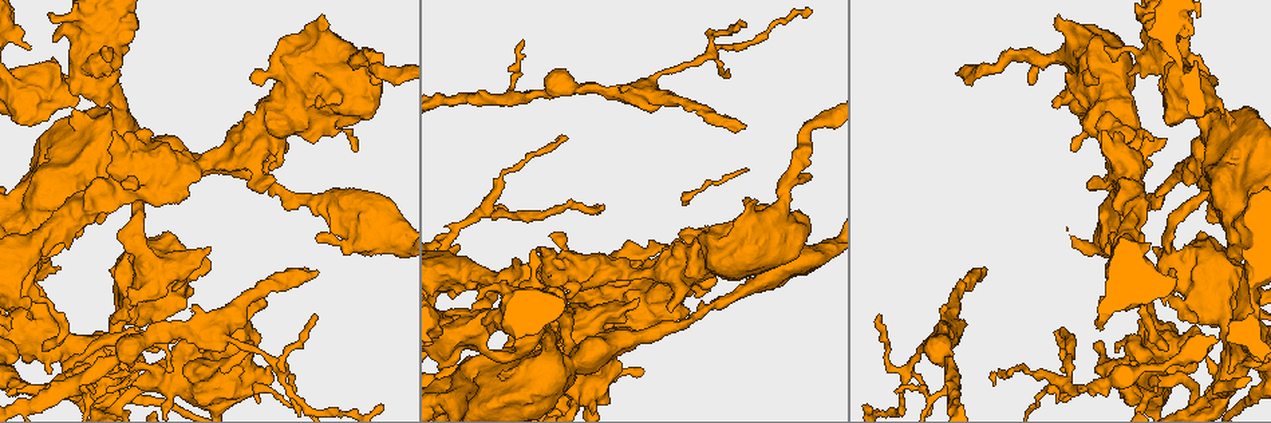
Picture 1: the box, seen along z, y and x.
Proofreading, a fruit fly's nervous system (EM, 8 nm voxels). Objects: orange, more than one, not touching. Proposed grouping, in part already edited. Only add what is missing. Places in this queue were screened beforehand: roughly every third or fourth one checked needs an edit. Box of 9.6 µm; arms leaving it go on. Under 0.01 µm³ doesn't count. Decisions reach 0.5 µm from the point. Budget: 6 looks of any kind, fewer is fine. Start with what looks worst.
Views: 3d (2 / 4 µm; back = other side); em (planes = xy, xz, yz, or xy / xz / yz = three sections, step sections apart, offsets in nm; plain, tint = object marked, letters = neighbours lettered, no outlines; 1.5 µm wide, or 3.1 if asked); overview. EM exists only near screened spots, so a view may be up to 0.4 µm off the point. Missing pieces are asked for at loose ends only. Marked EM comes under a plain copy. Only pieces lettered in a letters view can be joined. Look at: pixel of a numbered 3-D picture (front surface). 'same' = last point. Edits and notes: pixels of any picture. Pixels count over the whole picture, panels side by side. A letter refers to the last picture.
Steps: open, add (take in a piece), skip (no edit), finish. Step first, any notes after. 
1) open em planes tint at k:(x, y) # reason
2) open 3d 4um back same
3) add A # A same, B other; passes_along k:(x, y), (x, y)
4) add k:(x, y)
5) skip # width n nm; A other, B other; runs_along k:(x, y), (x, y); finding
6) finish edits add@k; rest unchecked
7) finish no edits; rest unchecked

open 3d 2um at 1:(740, 23) # thin end

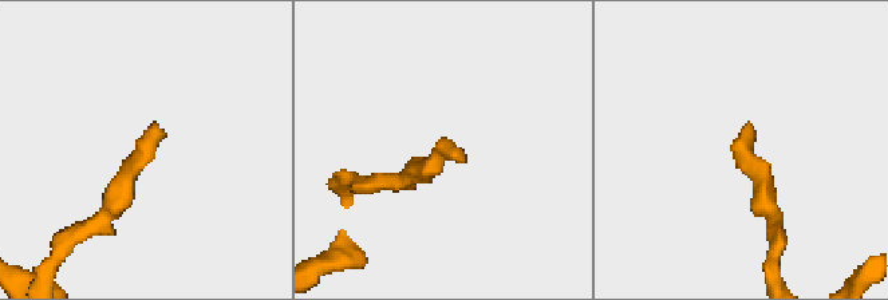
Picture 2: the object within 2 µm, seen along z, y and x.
open em planes letters at 2:(151, 123) # need the tissue

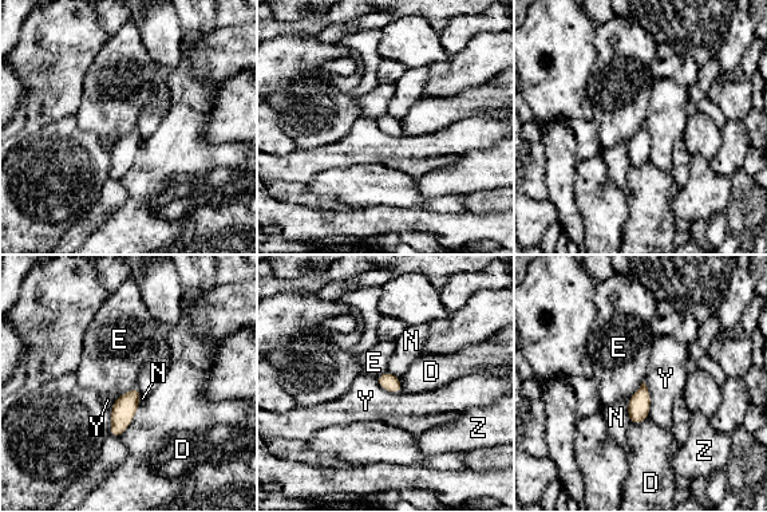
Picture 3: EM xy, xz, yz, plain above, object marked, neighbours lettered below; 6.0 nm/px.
skip # width 110 nm; D other, E other, N other, Y other, Z other; border 3:(137, 385), (117, 398); none of them fits

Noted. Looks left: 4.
open em xy step 4 tint at 1:(265, 301) # an open end

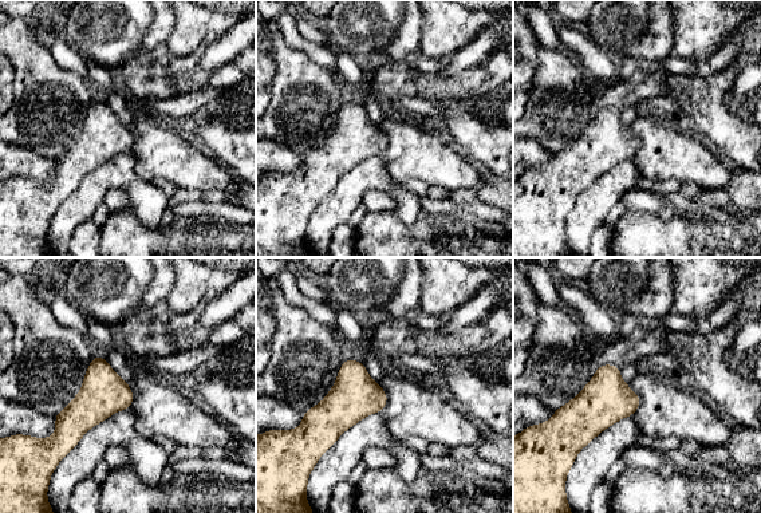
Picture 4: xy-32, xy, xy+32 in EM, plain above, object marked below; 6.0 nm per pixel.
open em planes letters same

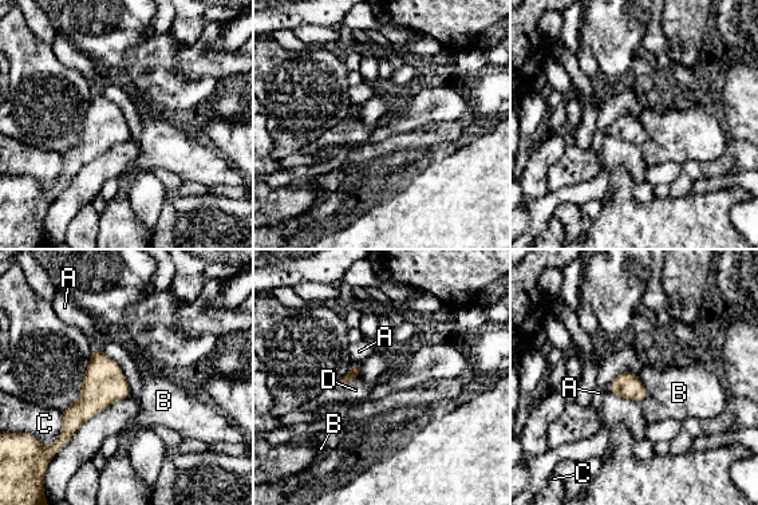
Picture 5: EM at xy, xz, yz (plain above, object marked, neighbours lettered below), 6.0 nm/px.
skip # A other, B other, C other, D other; border 5:(638, 374), (647, 393), (640, 402); none of them fits

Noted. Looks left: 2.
open em xz step 4 tint at 1:(539, 348) # free end

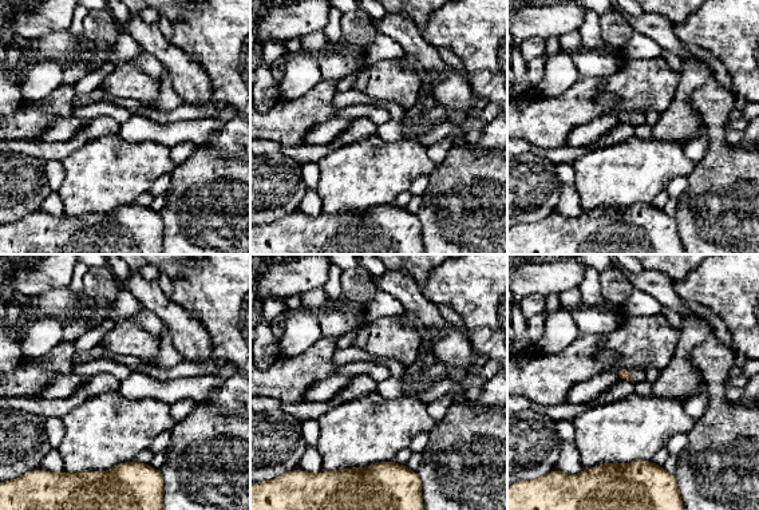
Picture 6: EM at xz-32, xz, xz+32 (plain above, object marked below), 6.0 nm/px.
open em planes letters same # another direction

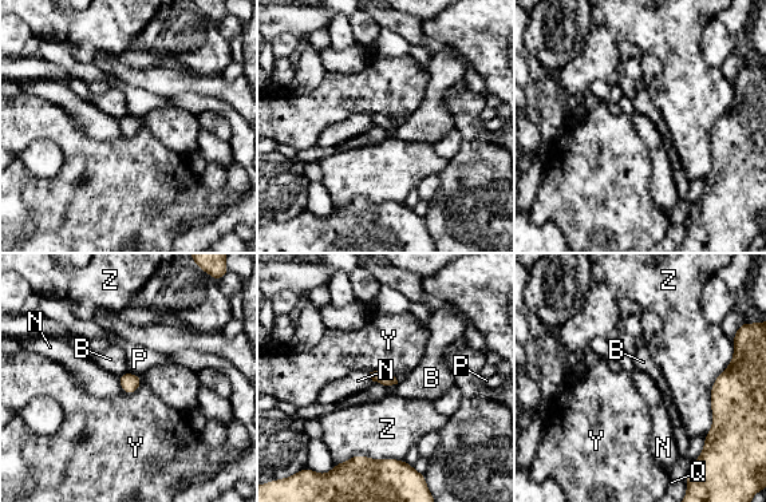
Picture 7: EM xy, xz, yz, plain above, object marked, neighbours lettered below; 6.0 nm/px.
skip # B other, N other, P other, Q other, Y other, Z other; border 7:(372, 380), (385, 388); none of them fits

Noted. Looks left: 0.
finish no edits; rest unchecked

